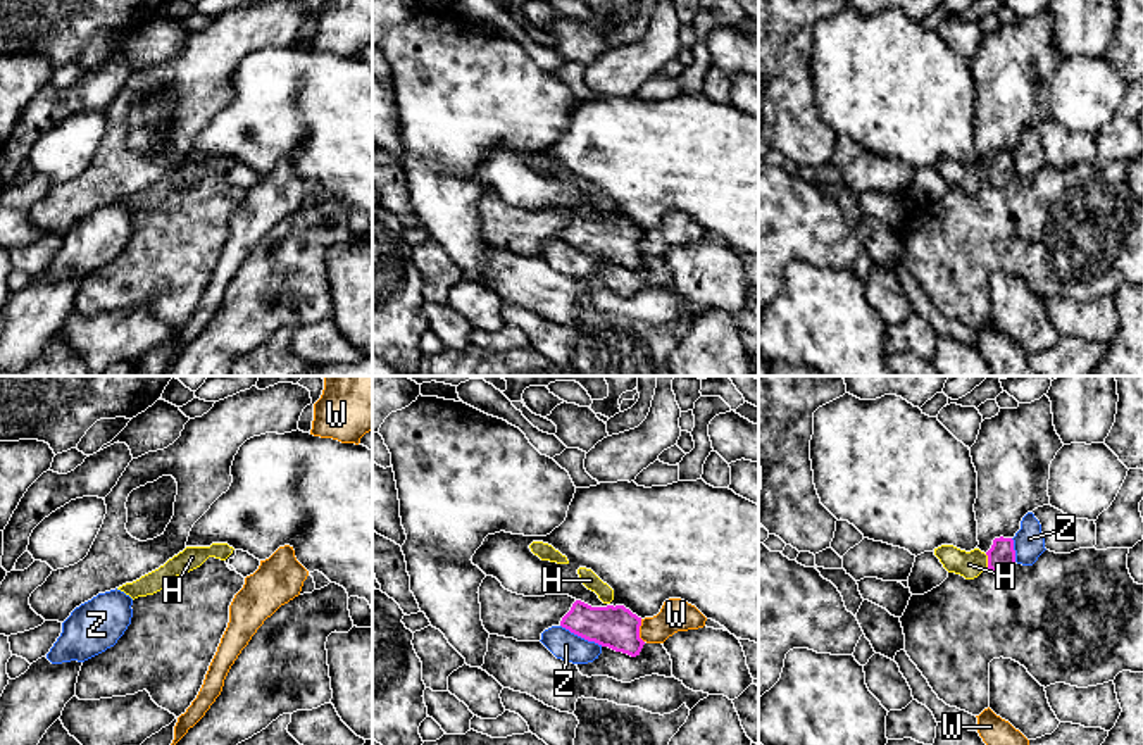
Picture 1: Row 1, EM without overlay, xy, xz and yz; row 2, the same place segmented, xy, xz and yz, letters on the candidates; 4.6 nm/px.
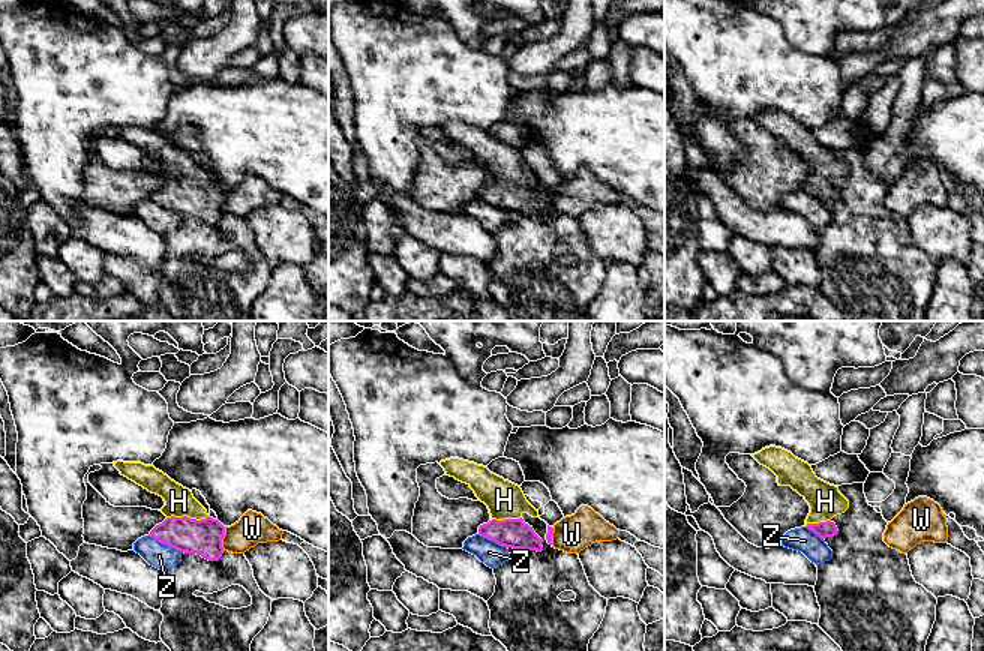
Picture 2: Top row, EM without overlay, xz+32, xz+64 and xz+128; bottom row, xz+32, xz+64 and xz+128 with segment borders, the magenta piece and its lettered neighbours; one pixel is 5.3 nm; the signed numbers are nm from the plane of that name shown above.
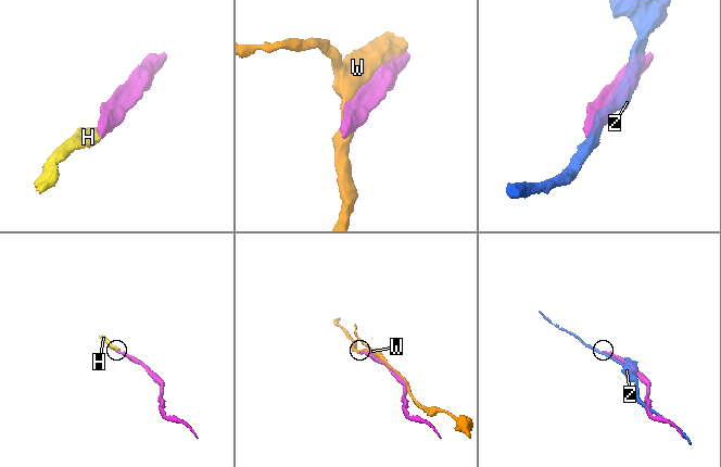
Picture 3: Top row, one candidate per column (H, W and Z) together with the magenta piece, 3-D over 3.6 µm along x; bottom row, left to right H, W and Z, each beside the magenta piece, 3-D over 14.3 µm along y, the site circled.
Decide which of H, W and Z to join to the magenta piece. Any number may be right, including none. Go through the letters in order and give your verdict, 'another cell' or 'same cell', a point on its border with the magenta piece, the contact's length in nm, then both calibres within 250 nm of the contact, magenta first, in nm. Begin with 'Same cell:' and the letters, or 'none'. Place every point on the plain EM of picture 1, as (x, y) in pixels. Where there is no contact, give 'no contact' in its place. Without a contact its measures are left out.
Same cell: H
H: same cell; contact yz (988, 175); length 70 nm; calibres 130 and 130 nm
W: another cell; contact xz (638, 245); length 110 nm; calibres 200 and 150 nm
Z: another cell; contact xz (581, 250); length 220 nm; calibres 200 and 140 nm

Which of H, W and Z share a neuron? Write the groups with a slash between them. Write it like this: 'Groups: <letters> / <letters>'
Groups: H / W / Z

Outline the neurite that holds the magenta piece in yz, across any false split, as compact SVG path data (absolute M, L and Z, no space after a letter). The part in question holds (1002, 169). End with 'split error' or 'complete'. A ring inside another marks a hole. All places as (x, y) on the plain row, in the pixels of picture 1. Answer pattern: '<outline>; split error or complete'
M1003 150L995 152L986 167L979 162L965 166L953 159L941 159L934 162L934 169L948 186L960 188L965 193L977 191L986 181L1005 186L1015 178L1014 153Z; split error

